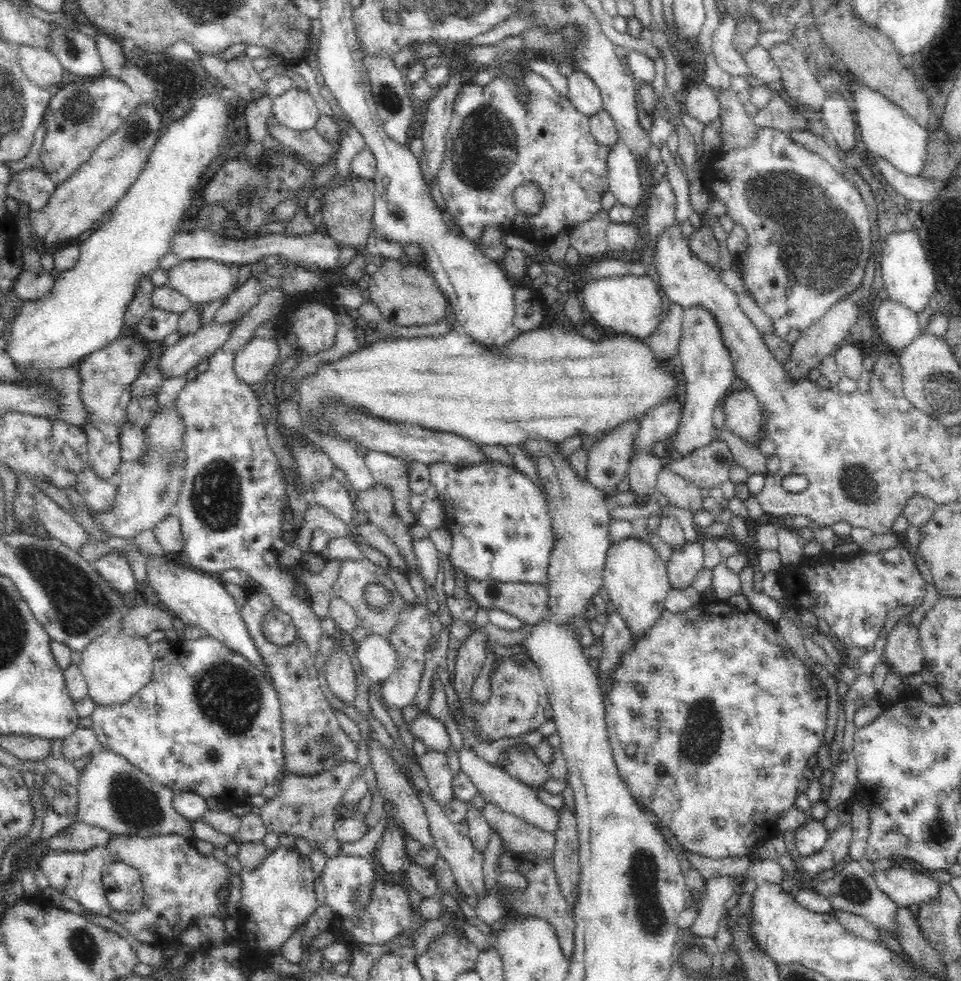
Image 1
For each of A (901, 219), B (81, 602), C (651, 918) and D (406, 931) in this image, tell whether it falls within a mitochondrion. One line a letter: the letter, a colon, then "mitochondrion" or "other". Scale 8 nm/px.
A: other
B: mitochondrion
C: mitochondrion
D: other

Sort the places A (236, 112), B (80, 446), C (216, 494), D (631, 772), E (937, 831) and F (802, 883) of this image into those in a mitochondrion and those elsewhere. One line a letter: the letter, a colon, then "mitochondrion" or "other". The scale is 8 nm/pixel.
A: other
B: other
C: mitochondrion
D: other
E: mitochondrion
F: other

